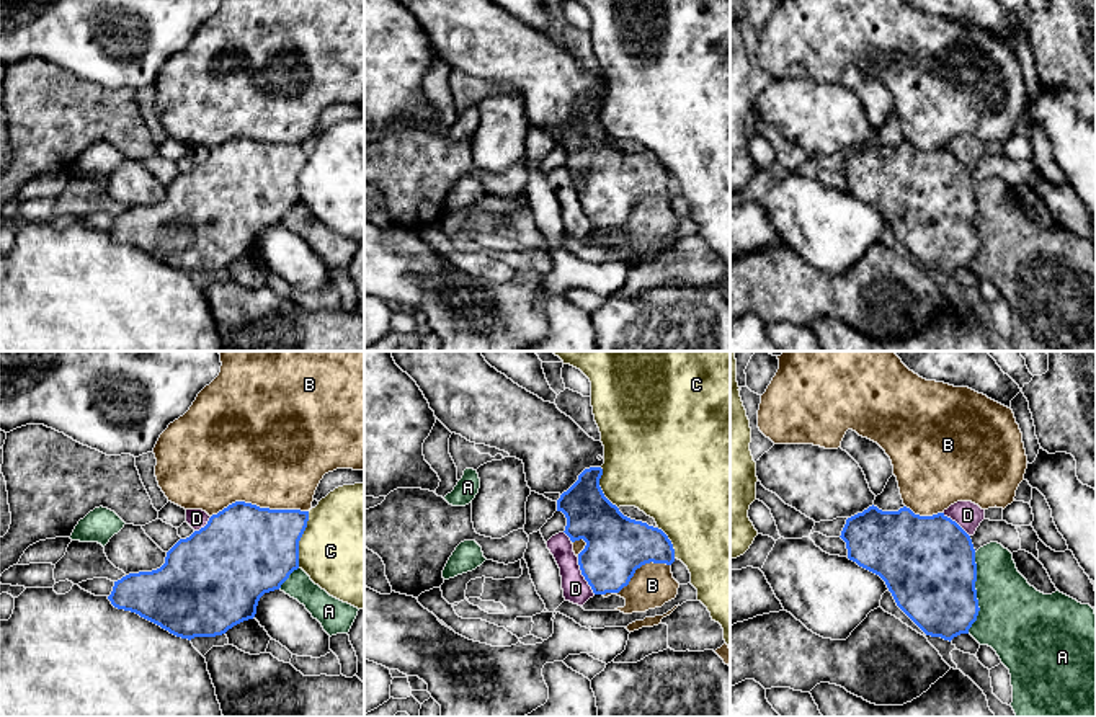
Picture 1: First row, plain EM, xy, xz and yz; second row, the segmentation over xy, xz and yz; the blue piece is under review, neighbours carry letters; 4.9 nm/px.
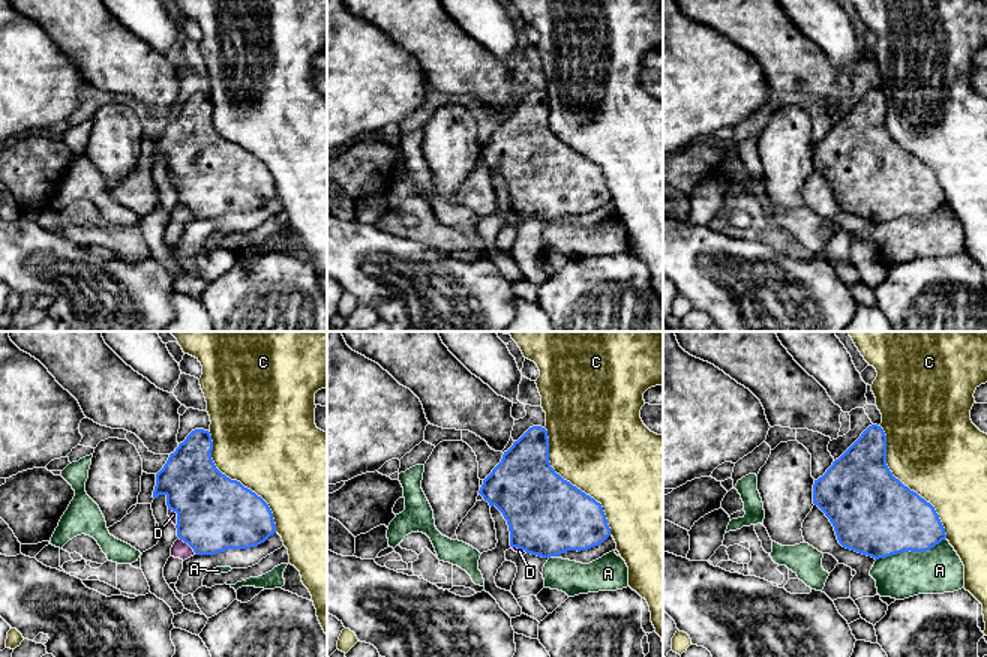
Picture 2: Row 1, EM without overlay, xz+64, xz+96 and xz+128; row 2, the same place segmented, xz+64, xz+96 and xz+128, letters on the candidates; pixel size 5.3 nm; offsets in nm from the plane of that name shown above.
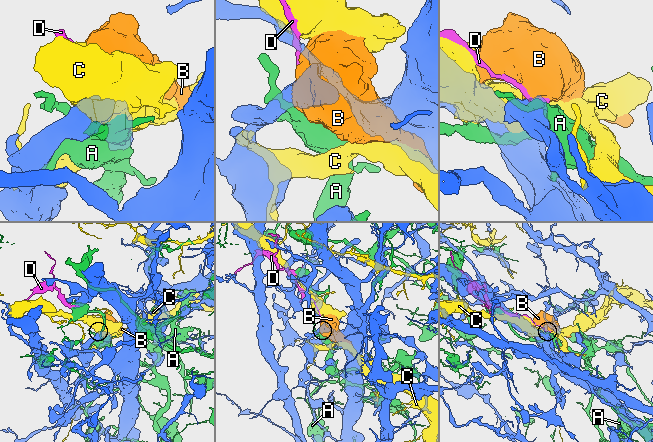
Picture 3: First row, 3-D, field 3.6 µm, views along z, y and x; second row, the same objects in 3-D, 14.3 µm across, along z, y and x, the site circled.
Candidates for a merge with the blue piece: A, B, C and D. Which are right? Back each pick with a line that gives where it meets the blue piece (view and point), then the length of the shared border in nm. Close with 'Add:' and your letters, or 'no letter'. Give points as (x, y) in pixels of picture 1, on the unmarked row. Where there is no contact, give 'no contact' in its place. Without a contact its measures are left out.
D: meets blue in xz at (582, 208); contact 200 nm long
Add: D

